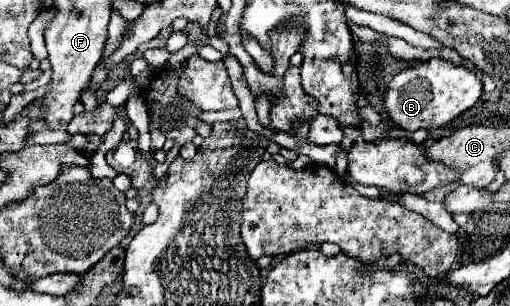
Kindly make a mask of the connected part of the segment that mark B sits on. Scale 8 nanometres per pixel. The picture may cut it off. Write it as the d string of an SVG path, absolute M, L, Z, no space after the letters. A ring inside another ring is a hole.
M443 59L423 61L419 67L411 67L395 75L385 93L385 109L393 123L401 129L417 131L417 129L437 129L453 121L463 111L471 109L481 97L483 85L475 71L455 65Z

